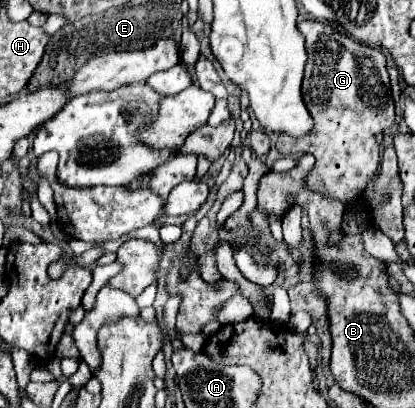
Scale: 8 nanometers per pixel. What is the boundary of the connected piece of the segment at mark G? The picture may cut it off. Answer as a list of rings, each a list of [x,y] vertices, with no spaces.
[[[302,21],[298,29],[306,37],[306,49],[308,49],[302,93],[304,93],[304,103],[314,119],[314,133],[310,137],[291,138],[288,135],[278,137],[276,149],[285,156],[306,153],[314,155],[316,163],[306,177],[306,187],[320,193],[322,197],[332,197],[346,203],[350,199],[356,199],[378,171],[380,155],[378,155],[376,133],[382,133],[394,125],[394,101],[390,95],[386,57],[380,49],[368,47],[364,43],[346,37],[332,23]]]

